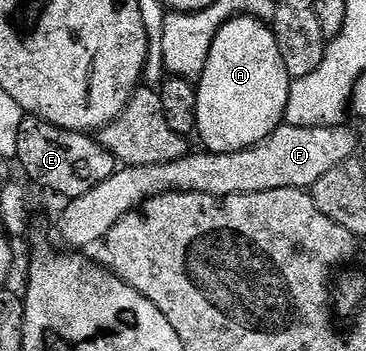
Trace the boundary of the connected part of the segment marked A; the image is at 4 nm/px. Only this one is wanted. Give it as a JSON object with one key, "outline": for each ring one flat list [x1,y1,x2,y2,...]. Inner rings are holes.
{"outline":[[232,17,215,35,207,67,197,85,197,133,210,153,235,153,265,141,285,119,291,78,272,28,256,17]]}

